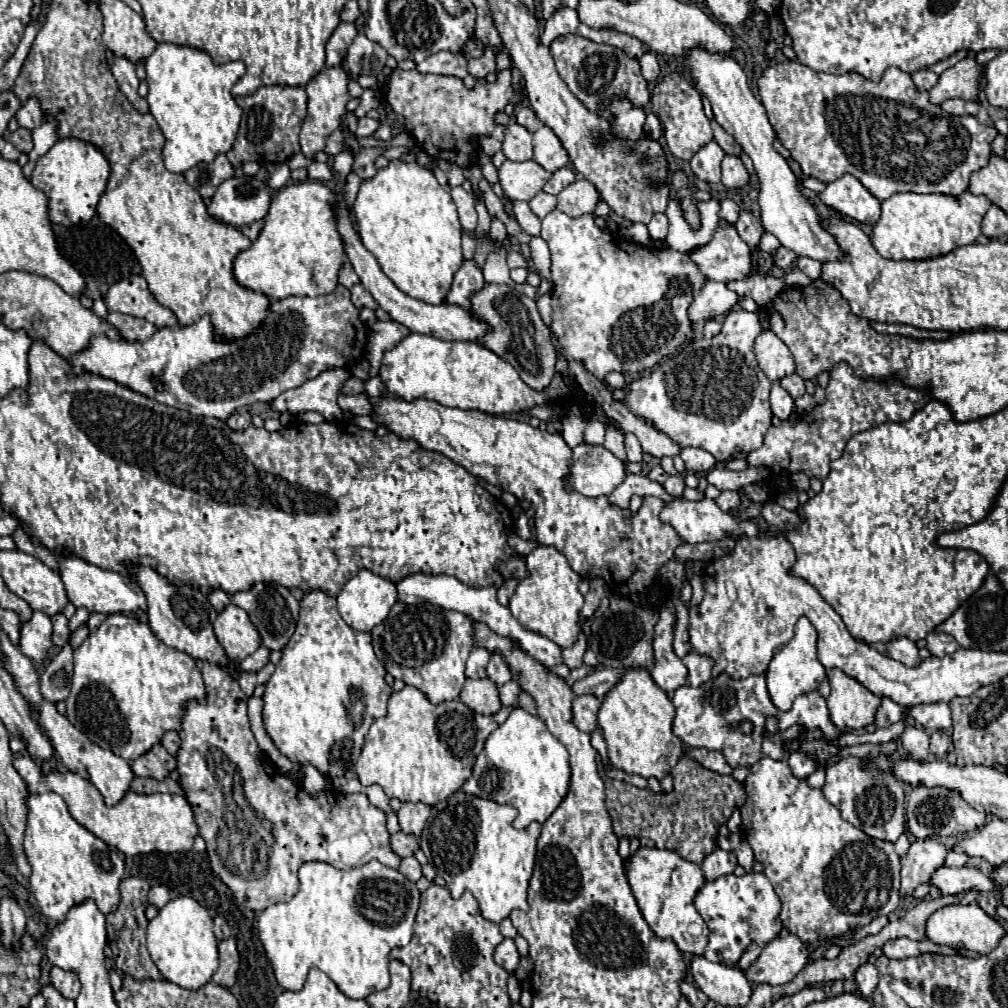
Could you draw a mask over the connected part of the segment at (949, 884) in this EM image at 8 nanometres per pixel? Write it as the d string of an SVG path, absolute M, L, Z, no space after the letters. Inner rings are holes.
M940 866L932 872L928 886L936 886L944 896L958 896L962 892L968 892L970 888L996 892L990 878L982 874L978 868L970 868L970 866L962 866L962 868Z

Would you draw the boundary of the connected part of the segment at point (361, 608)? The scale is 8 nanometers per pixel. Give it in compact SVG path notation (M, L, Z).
M362 568L356 576L352 576L344 588L338 594L338 612L344 618L344 622L358 632L370 632L374 626L378 626L380 622L384 622L384 618L388 616L390 608L398 602L398 592L396 586L386 580L380 578L378 574Z

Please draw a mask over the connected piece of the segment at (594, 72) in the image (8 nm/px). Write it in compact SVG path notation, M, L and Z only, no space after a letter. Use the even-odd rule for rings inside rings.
M566 34L566 36L556 38L550 44L550 50L552 50L560 78L568 84L572 94L576 94L576 98L580 102L584 102L584 106L588 110L608 116L608 112L600 106L600 102L614 94L626 96L636 106L648 104L648 100L650 100L648 82L640 74L638 60L628 58L620 48L608 46L608 44L596 44L592 40L576 36L576 34ZM578 68L580 68L580 84L578 84Z

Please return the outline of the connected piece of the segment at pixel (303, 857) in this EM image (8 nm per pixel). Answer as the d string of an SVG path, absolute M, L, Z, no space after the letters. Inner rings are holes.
M198 662L198 666L208 690L208 704L202 706L192 702L188 706L188 714L182 722L182 746L178 750L176 762L180 772L180 786L188 794L200 836L206 840L206 854L210 858L212 872L232 890L238 906L262 912L278 902L288 902L298 892L298 868L304 862L326 862L340 870L352 870L364 866L370 860L378 860L384 866L398 868L400 858L388 846L390 834L386 830L386 814L372 806L364 794L340 794L328 790L312 798L284 774L276 772L274 766L266 760L264 752L258 748L250 730L246 716L248 698L240 690L238 682L232 682L224 670L208 666L208 662ZM216 772L234 772L234 778L242 778L242 792L234 792L228 800L222 792L222 782Z

